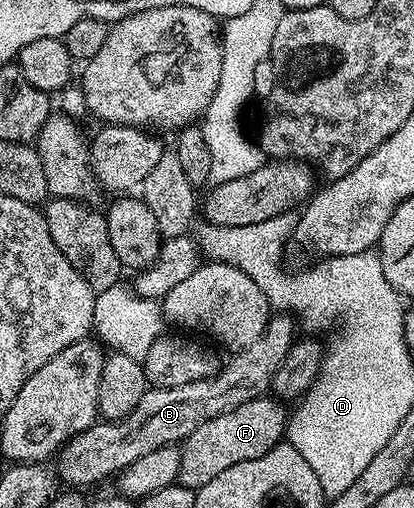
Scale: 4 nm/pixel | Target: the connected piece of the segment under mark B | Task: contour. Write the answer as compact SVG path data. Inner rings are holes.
M272 314L265 325L265 333L261 333L253 345L238 348L232 354L235 356L224 367L222 364L214 375L185 385L148 389L141 401L137 401L133 413L124 419L92 423L89 429L64 443L58 452L60 480L71 489L91 487L110 475L111 478L118 476L119 472L131 467L137 457L145 457L145 453L153 453L153 449L182 444L197 425L205 425L205 421L221 417L221 413L237 409L237 405L245 405L245 401L264 398L270 392L273 373L277 373L281 361L285 361L285 353L289 353L297 339L295 331L297 324L292 316Z

